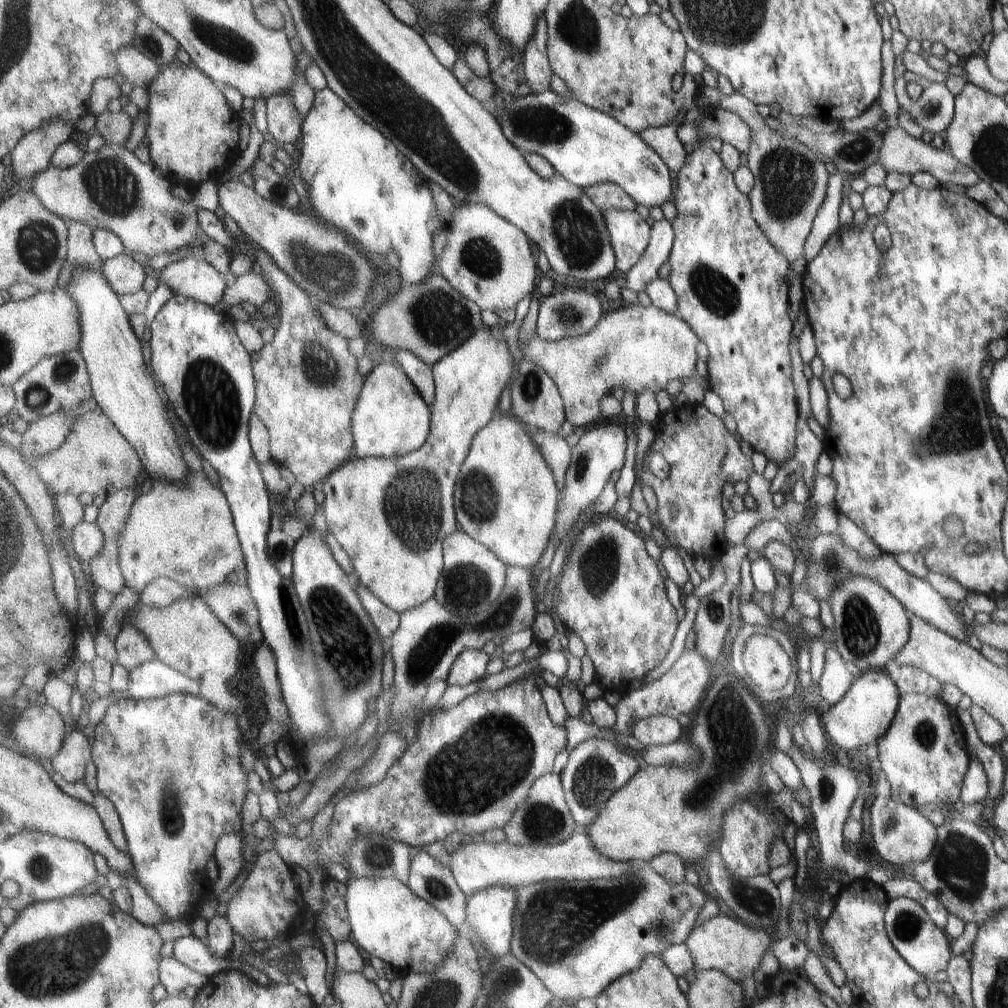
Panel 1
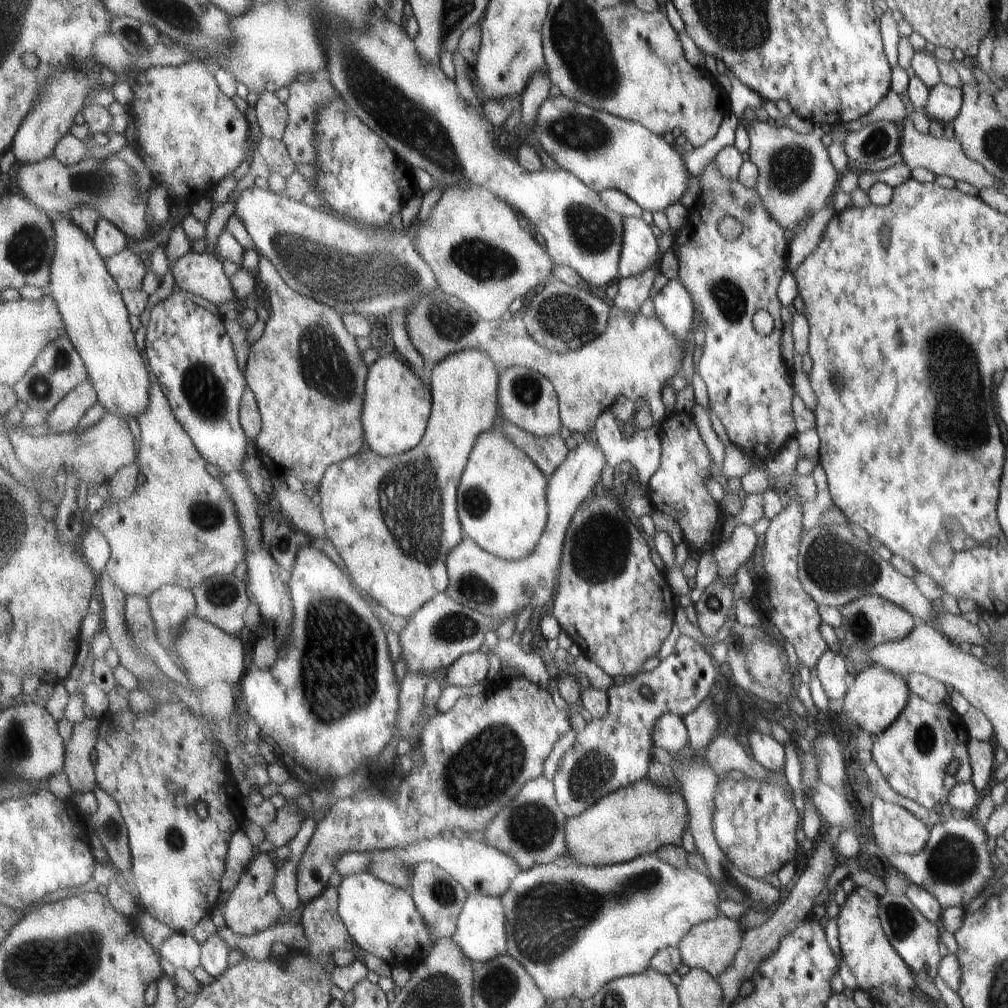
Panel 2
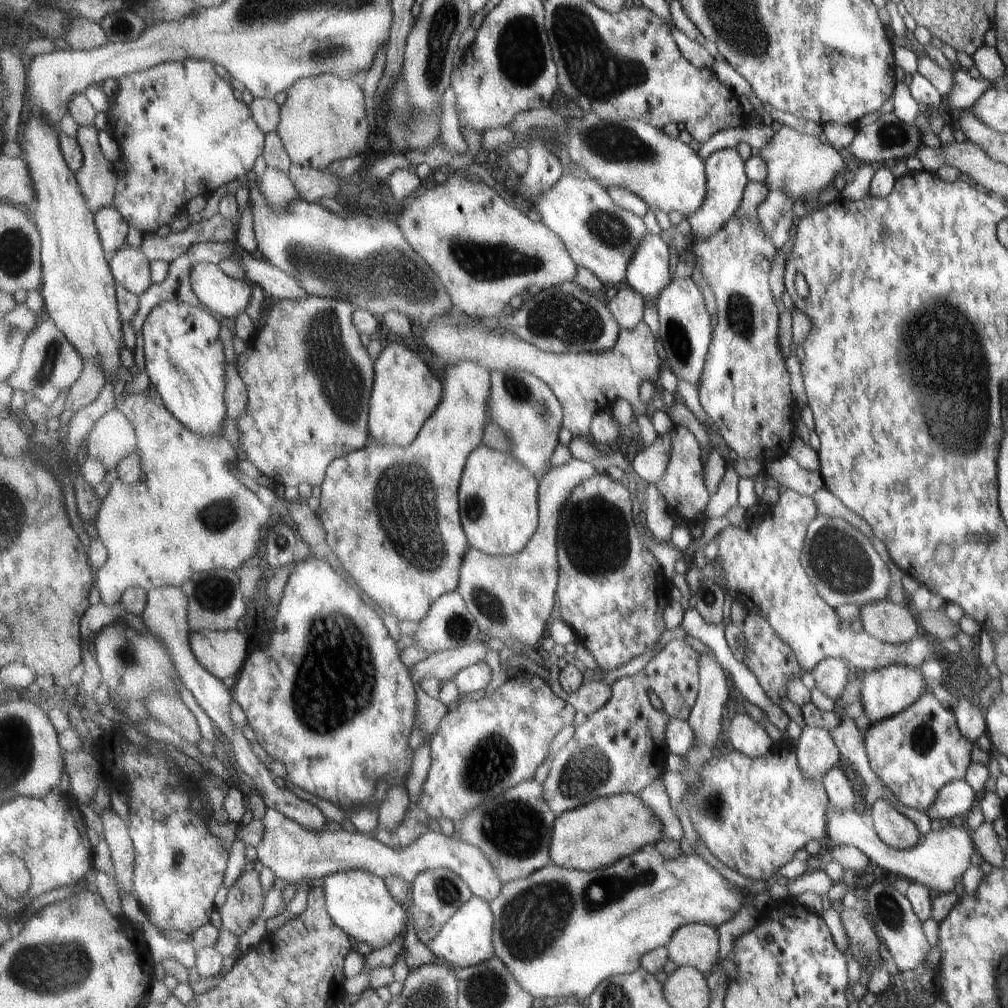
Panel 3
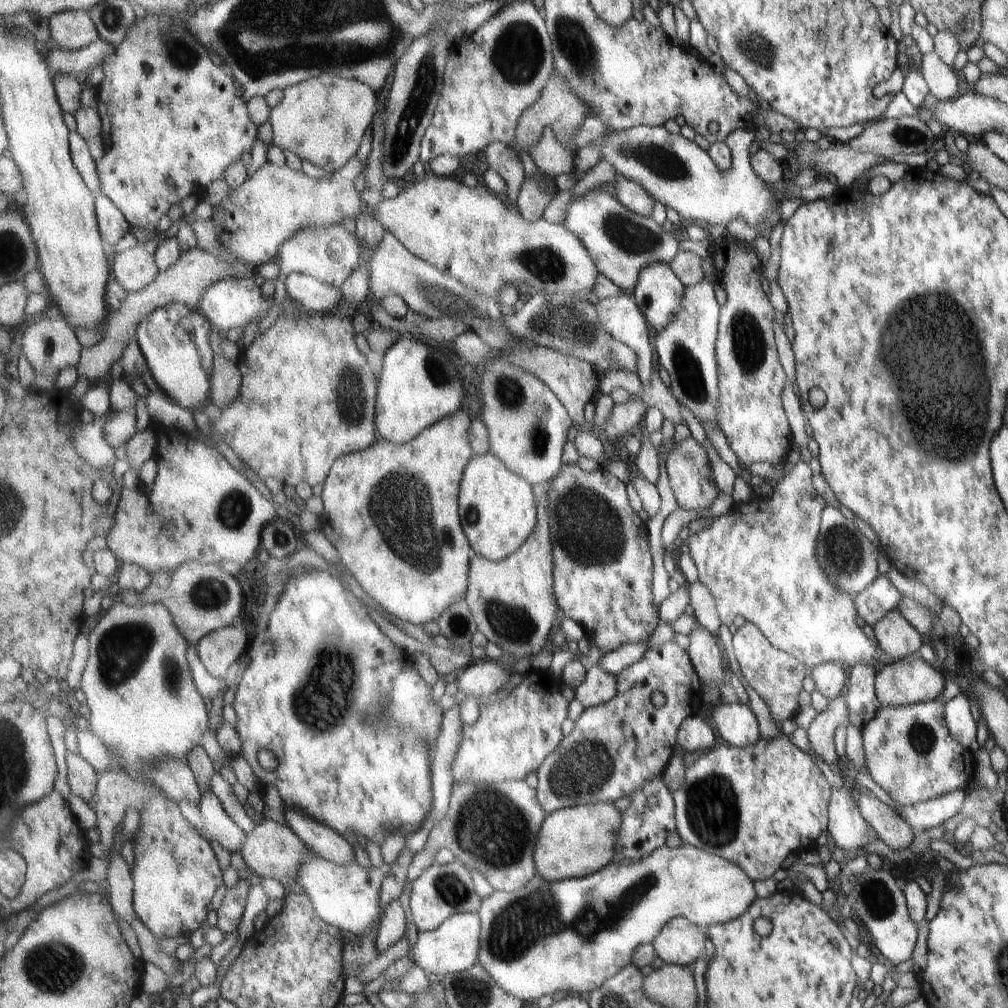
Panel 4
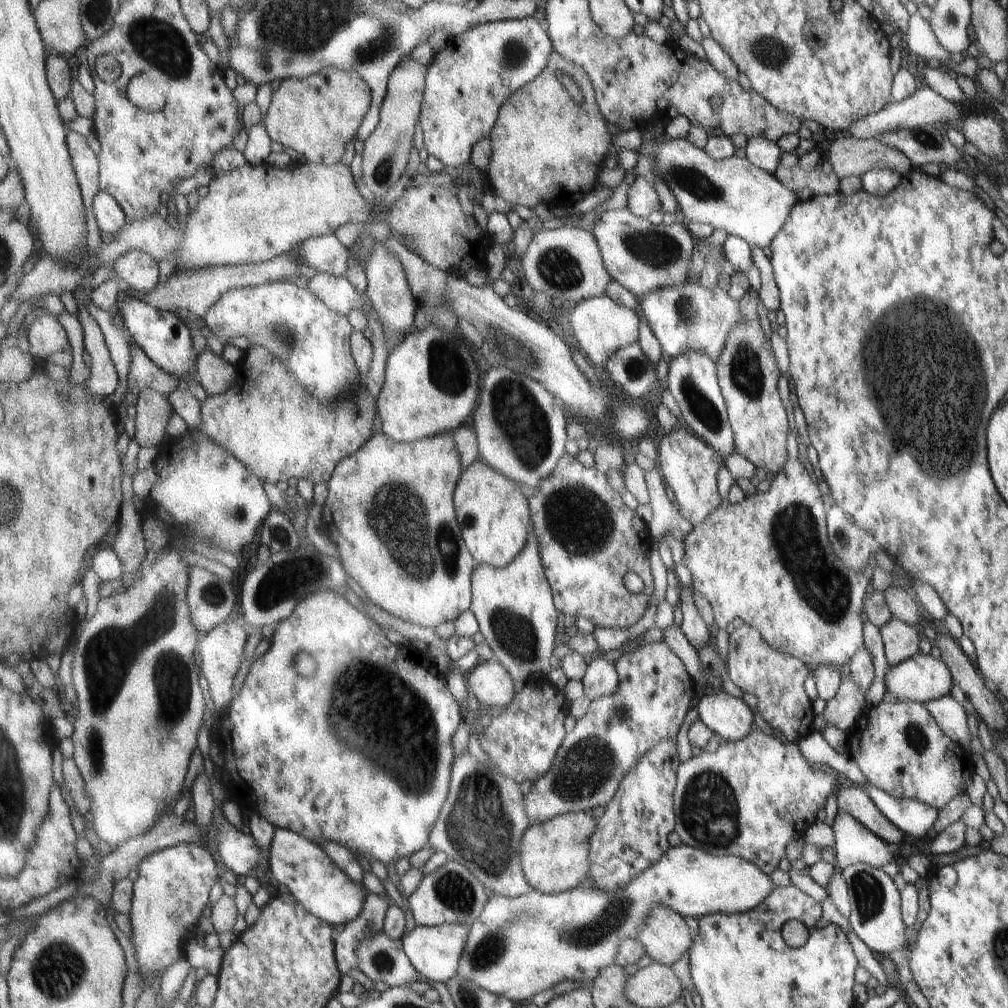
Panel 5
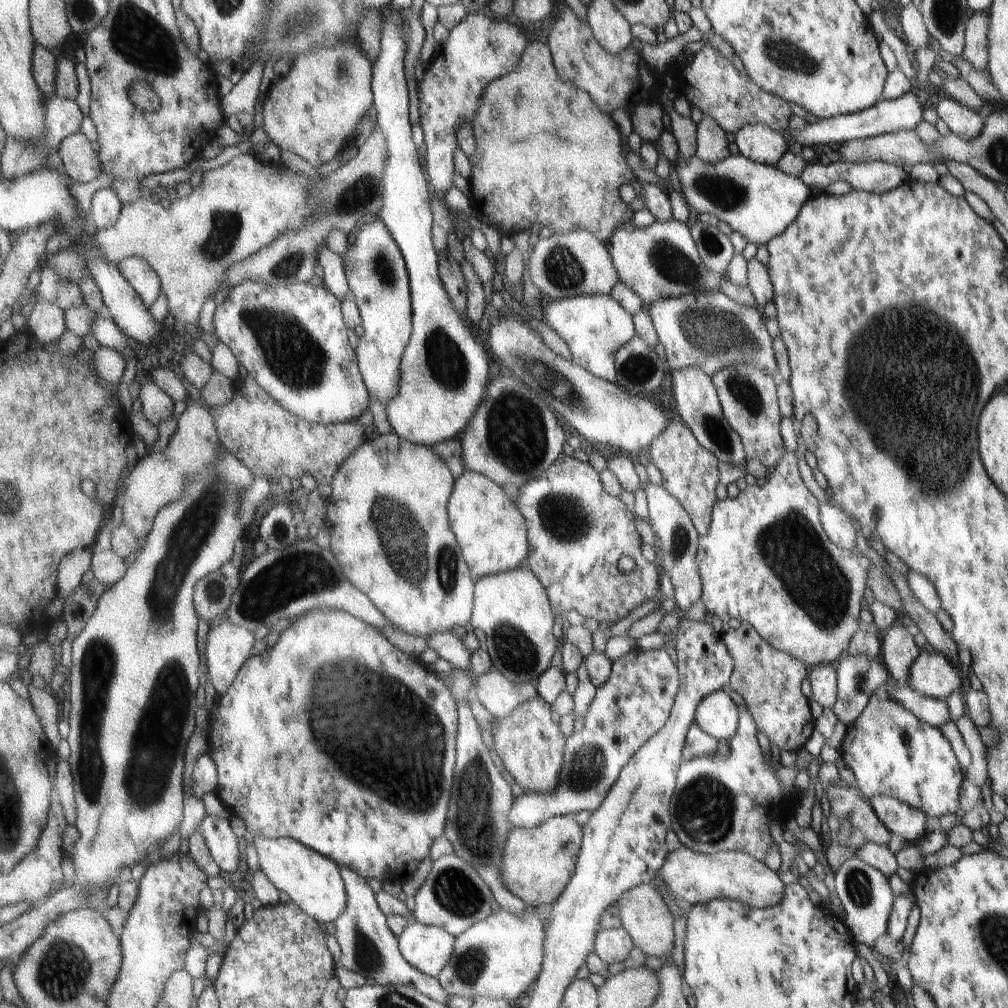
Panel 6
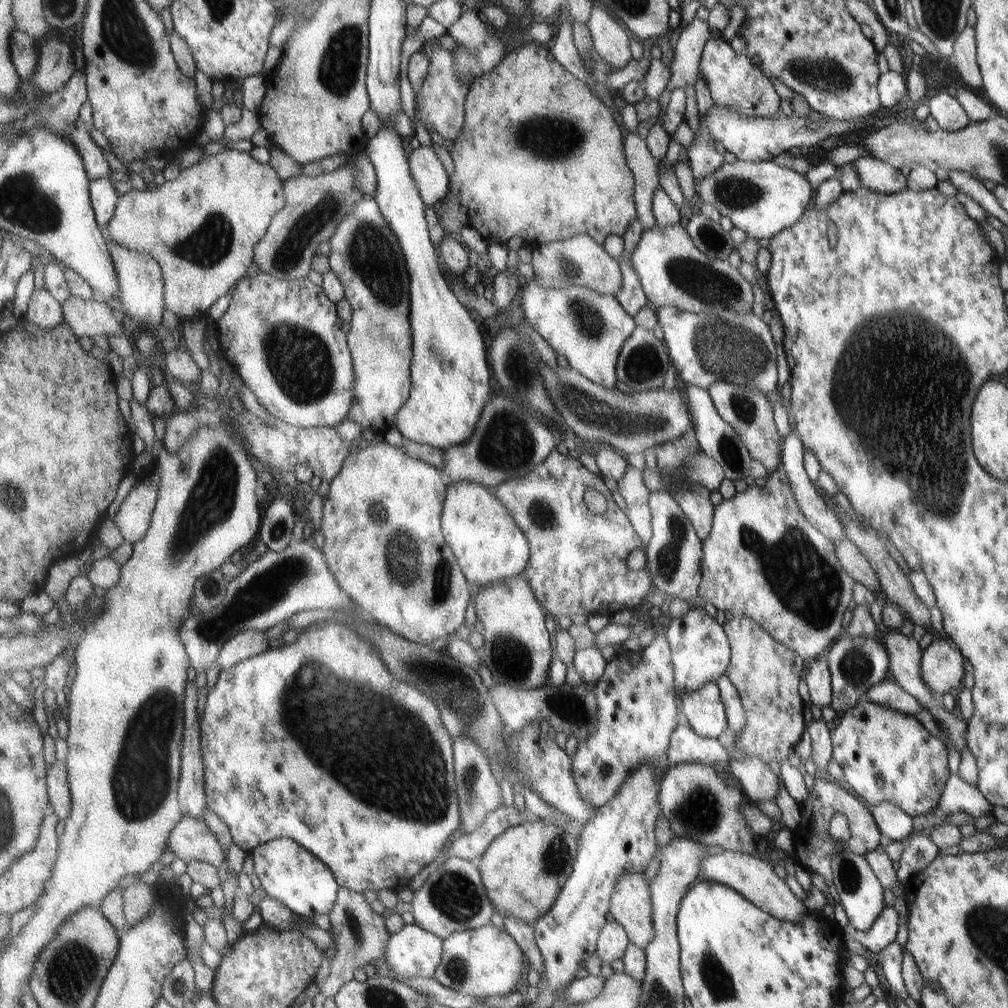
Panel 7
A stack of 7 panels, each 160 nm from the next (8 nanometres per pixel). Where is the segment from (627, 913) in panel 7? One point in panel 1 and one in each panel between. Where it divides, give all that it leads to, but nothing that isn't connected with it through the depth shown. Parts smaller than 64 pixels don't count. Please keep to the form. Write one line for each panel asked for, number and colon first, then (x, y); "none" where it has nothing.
1: (720, 943)
2: (712, 945)
3: (697, 945)
4: (681, 942)
5: (667, 938)
6: (645, 916)

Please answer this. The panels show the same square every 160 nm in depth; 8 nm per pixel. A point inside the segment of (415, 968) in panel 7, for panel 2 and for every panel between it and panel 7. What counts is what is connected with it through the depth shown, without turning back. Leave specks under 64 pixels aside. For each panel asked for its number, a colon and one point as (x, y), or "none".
2: (481, 932)
3: (467, 939)
4: (454, 947)
5: (436, 952)
6: (429, 948)

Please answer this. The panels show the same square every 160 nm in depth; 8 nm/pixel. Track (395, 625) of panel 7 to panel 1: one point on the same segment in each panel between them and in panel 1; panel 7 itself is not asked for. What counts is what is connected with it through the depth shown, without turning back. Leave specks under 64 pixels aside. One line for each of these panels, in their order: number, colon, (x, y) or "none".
1: (392, 516)
2: (396, 554)
3: (392, 514)
4: (407, 547)
5: (376, 498)
6: (388, 519)

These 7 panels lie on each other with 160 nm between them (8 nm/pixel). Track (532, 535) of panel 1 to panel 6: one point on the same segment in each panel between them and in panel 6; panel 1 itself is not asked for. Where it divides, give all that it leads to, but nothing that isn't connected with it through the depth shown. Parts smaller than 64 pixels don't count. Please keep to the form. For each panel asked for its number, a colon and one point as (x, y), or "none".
2: (503, 497)
3: (499, 508)
4: (497, 506)
5: (496, 520)
6: (492, 531)

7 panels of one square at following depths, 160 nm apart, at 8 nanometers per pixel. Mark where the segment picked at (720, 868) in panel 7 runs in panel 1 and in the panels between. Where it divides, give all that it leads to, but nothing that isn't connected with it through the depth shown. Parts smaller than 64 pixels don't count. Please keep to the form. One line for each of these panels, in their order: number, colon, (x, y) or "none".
1: (578, 937)
2: (575, 928)
3: (561, 931)
4: (586, 929)
5: (519, 947)
6: (690, 878)

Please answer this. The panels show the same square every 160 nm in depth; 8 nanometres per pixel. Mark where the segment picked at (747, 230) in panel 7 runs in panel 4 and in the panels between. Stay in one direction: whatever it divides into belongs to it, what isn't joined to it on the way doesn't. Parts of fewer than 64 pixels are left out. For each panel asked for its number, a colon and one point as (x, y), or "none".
4: (679, 173)
5: (734, 195)
6: (757, 201)

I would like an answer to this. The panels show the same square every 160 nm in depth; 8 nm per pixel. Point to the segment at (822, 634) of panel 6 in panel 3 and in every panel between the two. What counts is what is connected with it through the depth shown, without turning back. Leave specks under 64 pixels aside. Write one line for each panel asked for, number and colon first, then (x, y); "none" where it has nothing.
3: (762, 561)
4: (759, 560)
5: (767, 560)

